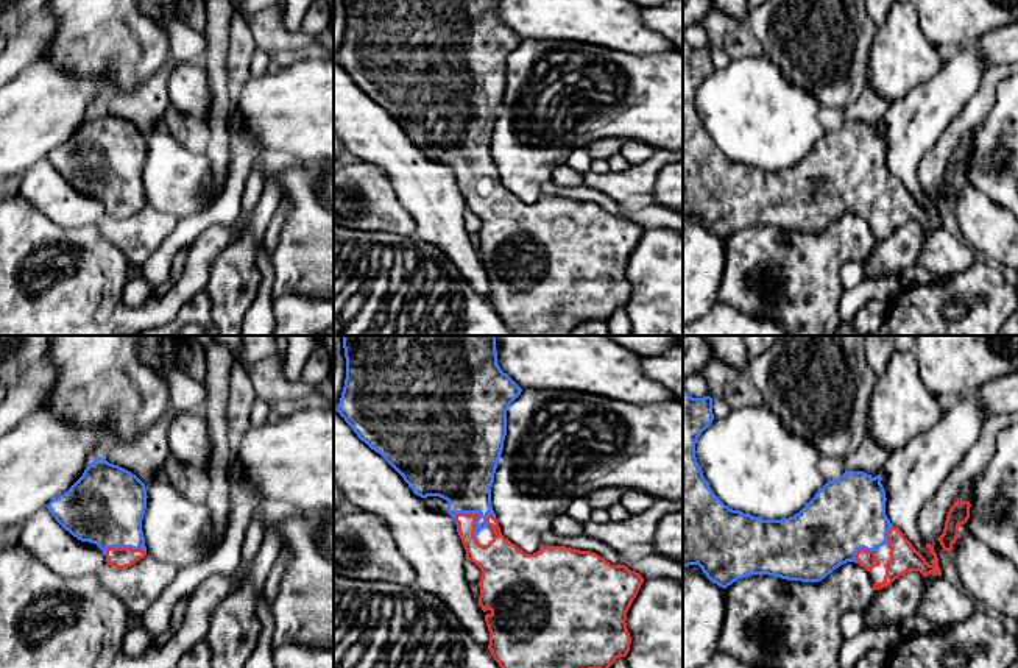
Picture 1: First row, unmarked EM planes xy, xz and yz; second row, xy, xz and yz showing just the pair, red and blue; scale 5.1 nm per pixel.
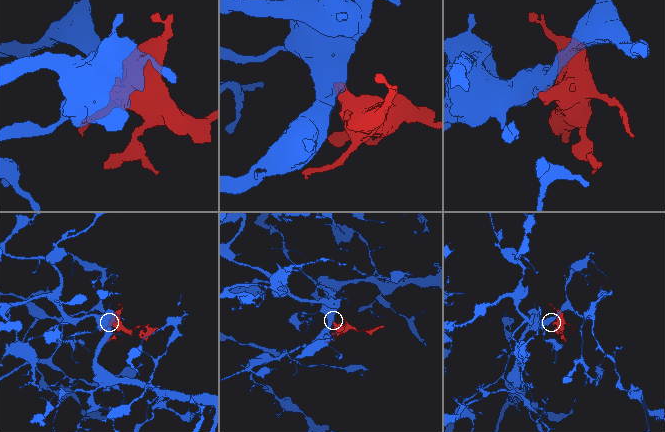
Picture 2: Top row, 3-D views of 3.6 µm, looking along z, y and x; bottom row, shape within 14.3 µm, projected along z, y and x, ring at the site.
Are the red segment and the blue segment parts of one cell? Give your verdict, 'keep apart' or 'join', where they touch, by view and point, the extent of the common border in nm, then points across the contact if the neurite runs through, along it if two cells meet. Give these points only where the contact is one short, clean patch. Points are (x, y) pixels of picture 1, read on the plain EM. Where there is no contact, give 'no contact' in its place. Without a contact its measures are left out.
join; meets red in xz at (479, 166); contact 170 nm long; runs through xz (499, 209), (471, 192), (479, 166), (470, 156), (462, 120)

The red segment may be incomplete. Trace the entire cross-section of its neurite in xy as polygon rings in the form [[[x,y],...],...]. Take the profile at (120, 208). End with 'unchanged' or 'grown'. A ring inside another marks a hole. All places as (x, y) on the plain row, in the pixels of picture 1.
[[[98,108],[47,159],[73,187],[95,194],[108,215],[126,219],[147,206],[142,181],[147,148],[136,125]]] | grown

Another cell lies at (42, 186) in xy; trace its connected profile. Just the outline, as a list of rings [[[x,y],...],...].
[[[41,159],[23,172],[17,194],[61,228],[100,225],[108,214],[103,201],[81,192]]]

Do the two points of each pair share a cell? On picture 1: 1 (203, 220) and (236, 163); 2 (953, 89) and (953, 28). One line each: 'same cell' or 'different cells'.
1: same cell
2: different cells

